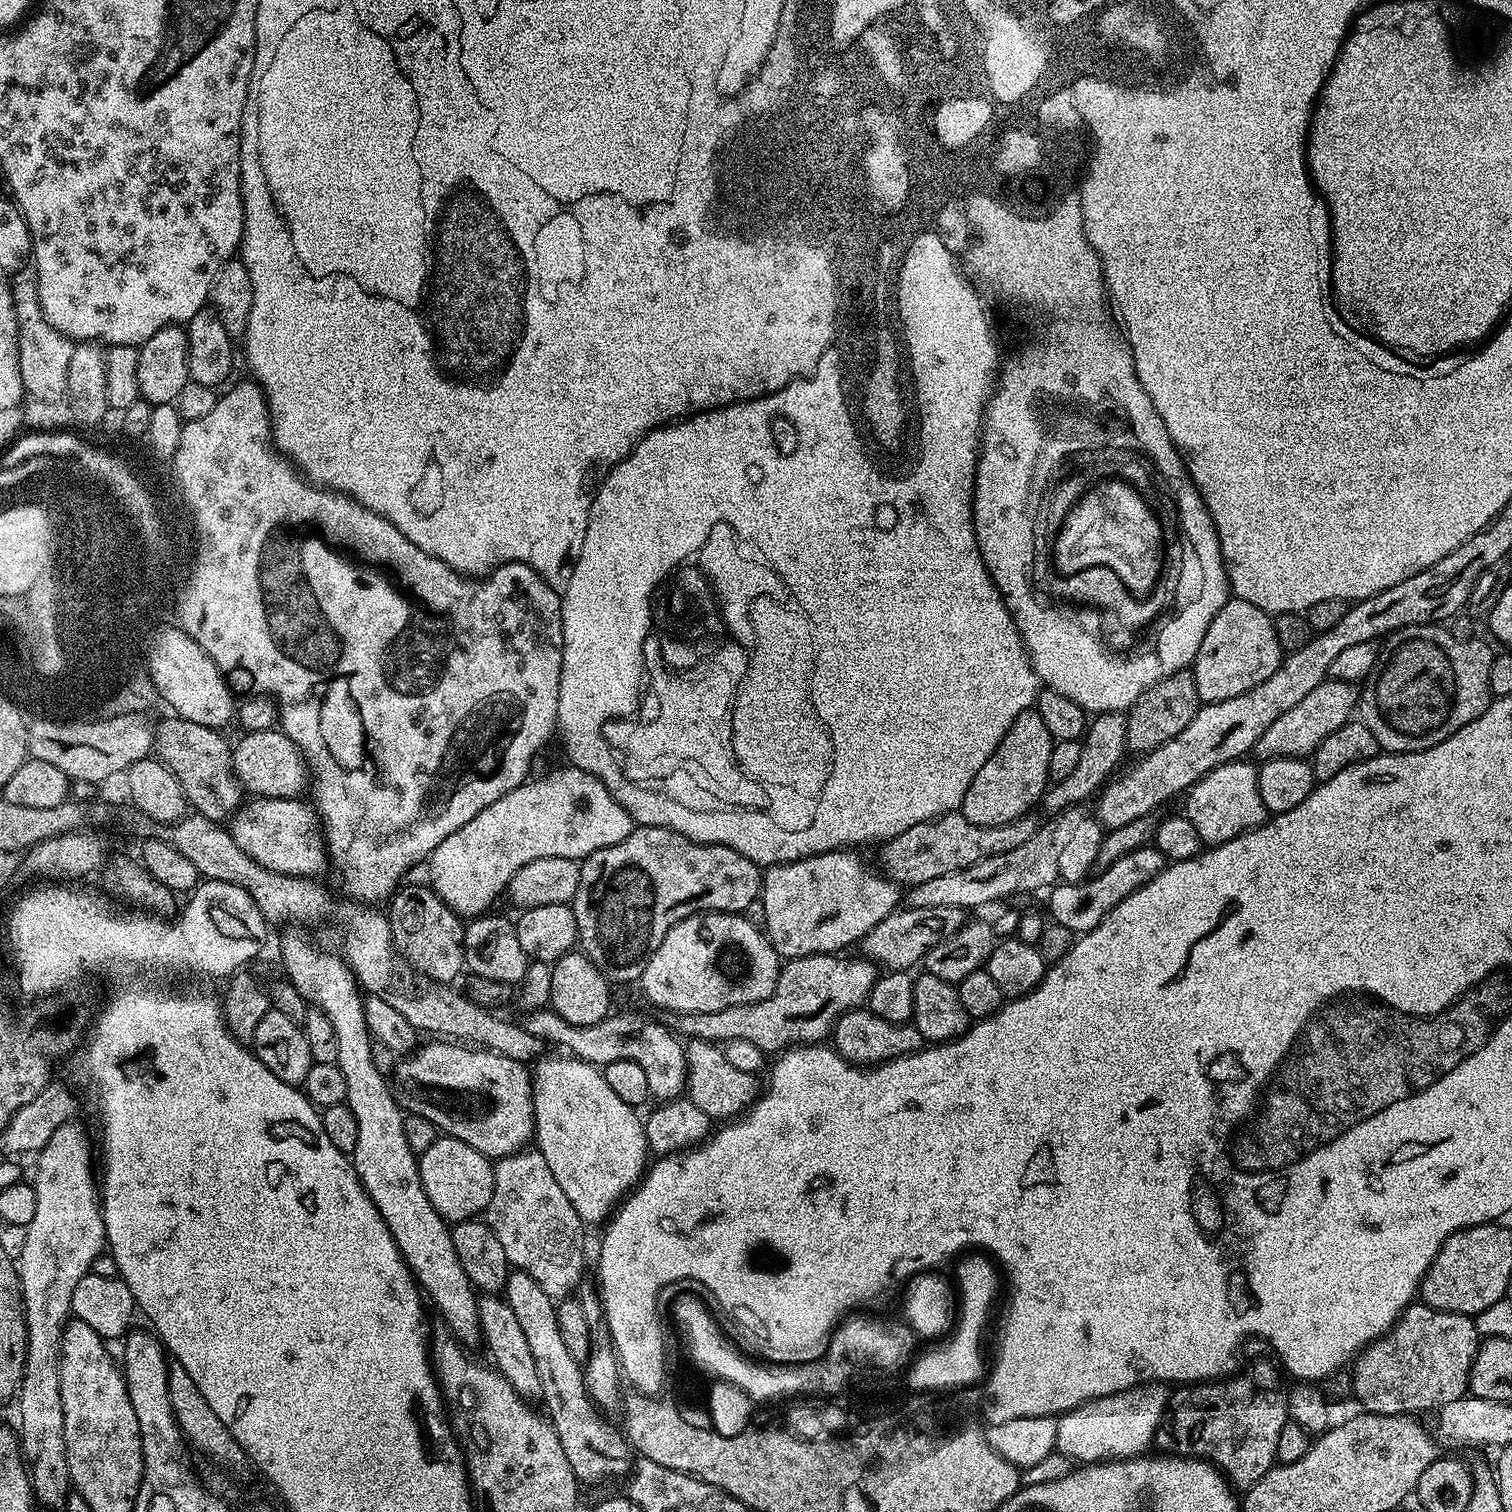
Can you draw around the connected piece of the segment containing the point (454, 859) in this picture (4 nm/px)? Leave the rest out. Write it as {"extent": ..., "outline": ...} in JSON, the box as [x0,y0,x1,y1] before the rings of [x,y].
{"extent":[426,767,634,918],"outline":[[[567,767],[560,768],[541,780],[529,779],[514,790],[510,790],[510,794],[502,794],[498,802],[474,814],[474,818],[470,818],[466,826],[454,830],[454,834],[450,834],[432,851],[432,855],[426,861],[428,876],[432,879],[430,887],[438,894],[438,898],[442,898],[442,902],[446,902],[446,906],[456,911],[457,916],[475,918],[487,913],[491,909],[488,907],[499,896],[505,895],[510,878],[514,878],[514,874],[522,870],[526,862],[551,856],[561,856],[580,862],[585,856],[594,854],[594,850],[614,846],[631,834],[634,827],[633,813],[616,800],[603,781],[581,768]]]}

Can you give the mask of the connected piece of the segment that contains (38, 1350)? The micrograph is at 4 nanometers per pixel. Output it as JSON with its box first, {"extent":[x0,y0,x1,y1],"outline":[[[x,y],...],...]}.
{"extent":[18,1122,106,1509],"outline":[[[69,1122],[58,1127],[53,1137],[41,1149],[36,1160],[36,1180],[34,1187],[38,1207],[34,1218],[27,1224],[26,1246],[18,1257],[20,1269],[20,1294],[24,1302],[24,1321],[28,1327],[28,1360],[24,1364],[24,1378],[20,1385],[20,1428],[18,1427],[18,1447],[26,1461],[30,1473],[32,1490],[37,1501],[48,1508],[63,1509],[73,1491],[70,1466],[66,1466],[66,1434],[64,1415],[60,1397],[60,1335],[72,1310],[74,1286],[89,1275],[92,1263],[106,1248],[104,1211],[100,1209],[100,1189],[98,1172],[92,1169],[92,1144],[77,1122]]]}

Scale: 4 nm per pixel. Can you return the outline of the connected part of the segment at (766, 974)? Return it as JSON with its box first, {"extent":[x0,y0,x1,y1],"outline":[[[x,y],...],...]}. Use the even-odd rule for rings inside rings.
{"extent":[638,912,782,1014],"outline":[[[698,912],[695,916],[688,916],[684,920],[679,920],[673,928],[668,931],[666,938],[658,946],[658,950],[652,952],[652,957],[646,962],[646,970],[641,974],[638,981],[639,987],[644,987],[644,992],[662,1008],[670,1008],[676,1014],[686,1012],[713,1012],[722,1010],[726,1006],[738,1006],[739,1004],[749,1004],[762,998],[766,998],[774,990],[774,986],[780,977],[782,967],[782,957],[776,953],[774,946],[768,941],[767,935],[757,925],[750,923],[742,914],[734,912]]]}

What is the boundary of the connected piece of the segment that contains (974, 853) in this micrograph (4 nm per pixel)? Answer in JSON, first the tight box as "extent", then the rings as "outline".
{"extent":[878,811,1038,886],"outline":[[[963,811],[948,812],[945,816],[918,822],[918,826],[910,826],[910,830],[902,830],[902,834],[883,841],[881,848],[884,849],[880,852],[878,864],[902,886],[921,884],[941,874],[974,866],[974,862],[987,856],[1022,846],[1022,842],[1034,838],[1038,827],[1038,820],[1034,817],[1032,814],[1021,816],[1019,820],[1002,826],[978,826],[966,819]]]}

